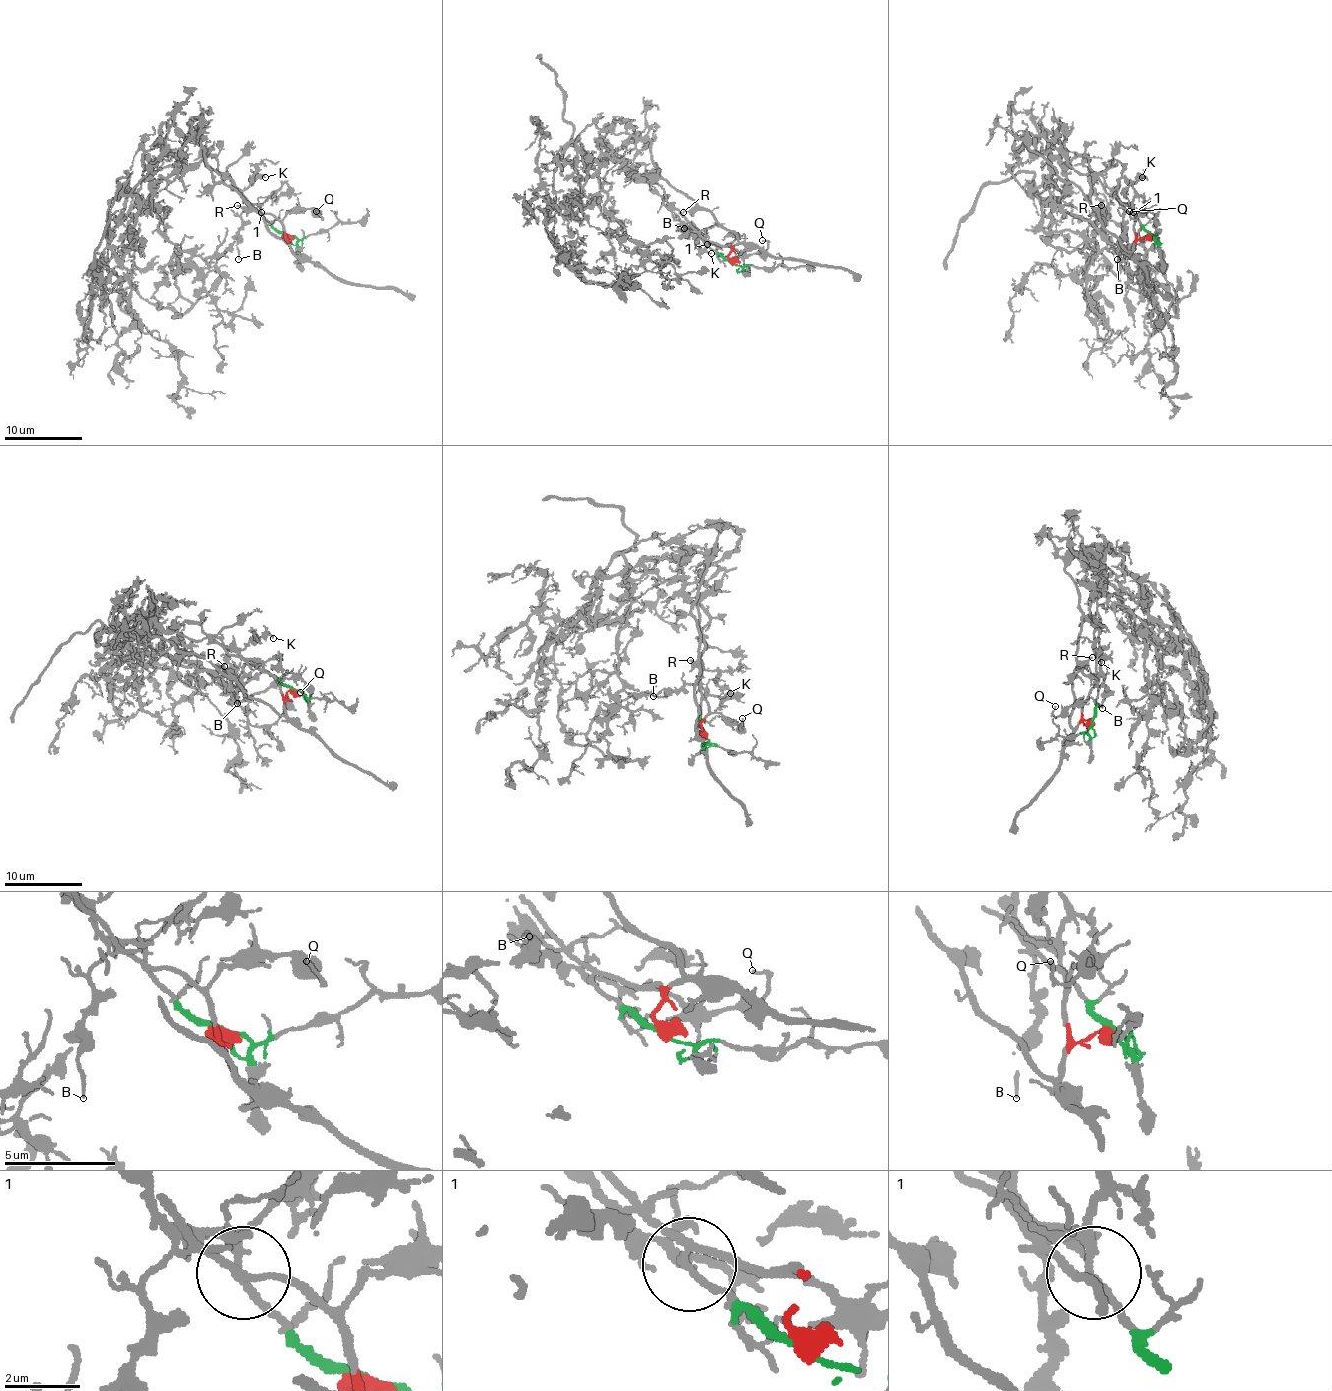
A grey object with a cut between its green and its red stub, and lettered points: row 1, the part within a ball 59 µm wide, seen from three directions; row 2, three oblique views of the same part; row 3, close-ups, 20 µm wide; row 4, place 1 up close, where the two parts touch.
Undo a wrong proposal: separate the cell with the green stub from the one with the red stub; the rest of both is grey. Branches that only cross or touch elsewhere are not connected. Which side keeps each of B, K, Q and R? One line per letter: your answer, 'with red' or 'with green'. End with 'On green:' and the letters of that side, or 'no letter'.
B: with green
K: with green
Q: with red
R: with red
On green: B, K

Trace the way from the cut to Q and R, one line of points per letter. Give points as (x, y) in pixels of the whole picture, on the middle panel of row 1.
Q: (733, 262), (729, 244), (735, 250), (758, 254), (768, 246), (762, 240)
R: (733, 262), (729, 252), (737, 237), (709, 211), (682, 211)

